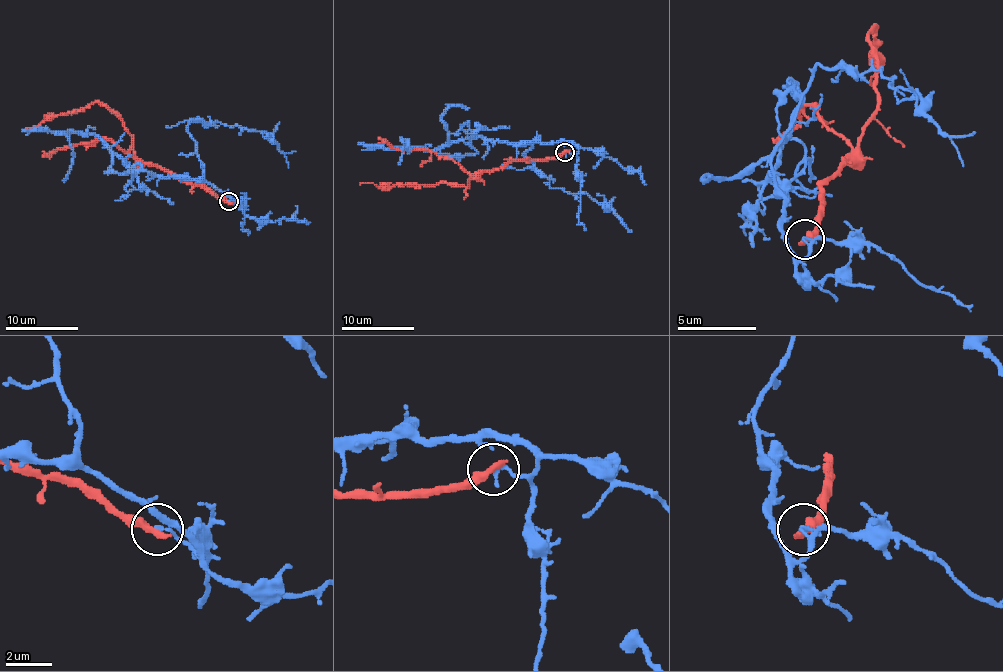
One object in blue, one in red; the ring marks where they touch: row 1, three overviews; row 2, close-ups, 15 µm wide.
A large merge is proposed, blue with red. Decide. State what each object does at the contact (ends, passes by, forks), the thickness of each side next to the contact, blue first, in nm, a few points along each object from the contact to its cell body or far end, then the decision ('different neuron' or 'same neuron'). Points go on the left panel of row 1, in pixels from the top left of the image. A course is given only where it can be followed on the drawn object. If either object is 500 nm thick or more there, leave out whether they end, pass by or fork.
blue ends; red ends; calibres 190 and 360 nm; course blue (228, 200), (243, 209), (202, 180), (133, 171), (97, 135), (71, 131), (73, 157), (62, 180); course red (228, 200), (144, 164), (133, 151), (131, 135), (113, 113), (97, 102), (47, 115), (37, 126), (24, 129); different neuron

